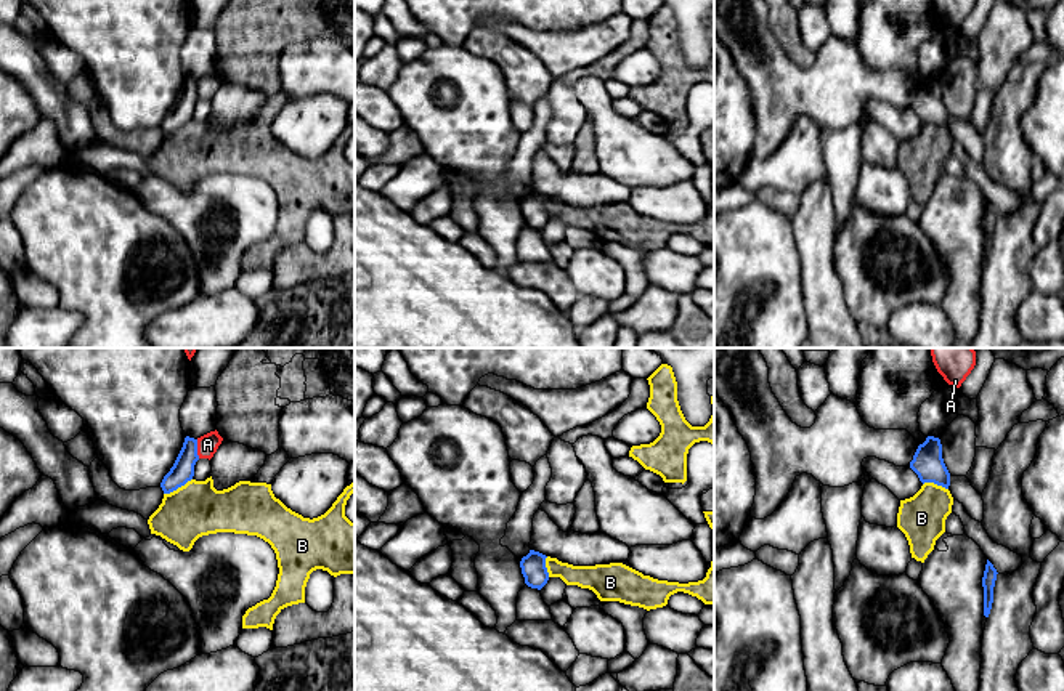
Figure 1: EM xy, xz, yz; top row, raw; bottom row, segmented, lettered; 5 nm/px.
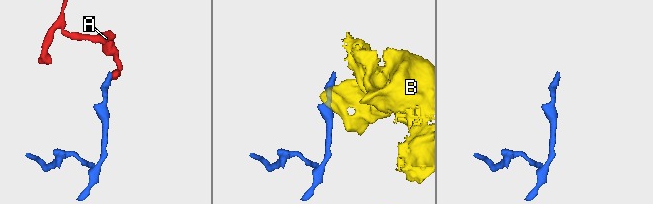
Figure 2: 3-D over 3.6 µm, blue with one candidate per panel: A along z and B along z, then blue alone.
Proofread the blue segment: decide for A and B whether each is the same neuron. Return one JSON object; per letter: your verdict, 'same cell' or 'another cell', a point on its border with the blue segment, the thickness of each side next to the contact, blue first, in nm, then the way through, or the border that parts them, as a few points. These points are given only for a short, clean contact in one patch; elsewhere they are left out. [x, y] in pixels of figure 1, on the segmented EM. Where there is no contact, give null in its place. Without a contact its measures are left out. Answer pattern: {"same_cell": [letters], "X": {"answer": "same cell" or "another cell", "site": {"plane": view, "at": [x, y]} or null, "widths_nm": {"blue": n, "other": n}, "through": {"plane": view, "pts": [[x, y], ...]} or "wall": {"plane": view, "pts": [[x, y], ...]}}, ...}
{"same_cell": [], "A": {"answer": "another cell", "site": {"plane": "xy", "at": [196, 449]}, "widths_nm": {"blue": 120, "other": 110}, "wall": {"plane": "xy", "pts": [[196, 440], [196, 454], [199, 457]]}}, "B": {"answer": "another cell", "site": {"plane": "xy", "at": [177, 488]}, "widths_nm": {"blue": 120, "other": 280}, "wall": {"plane": "xy", "pts": [[191, 478], [164, 494]]}}}

